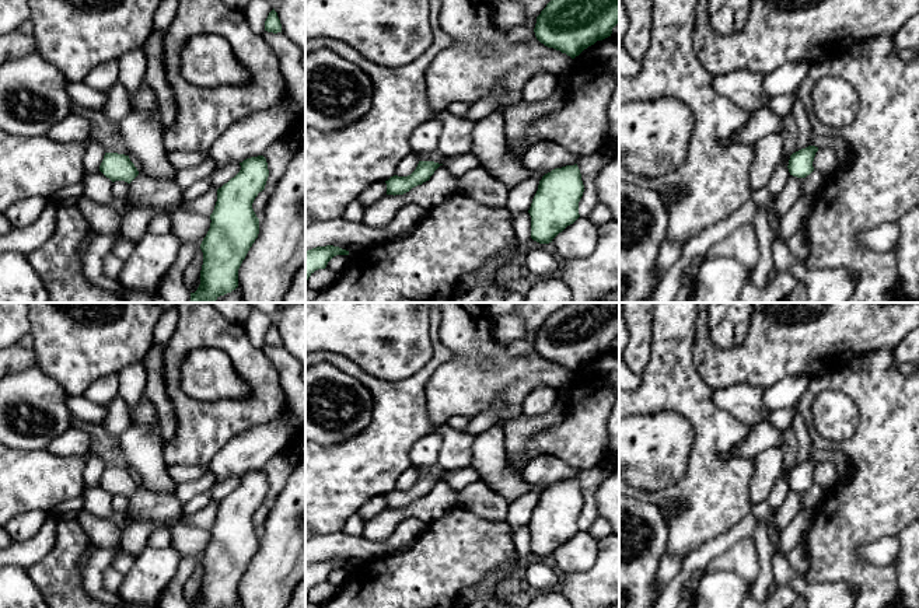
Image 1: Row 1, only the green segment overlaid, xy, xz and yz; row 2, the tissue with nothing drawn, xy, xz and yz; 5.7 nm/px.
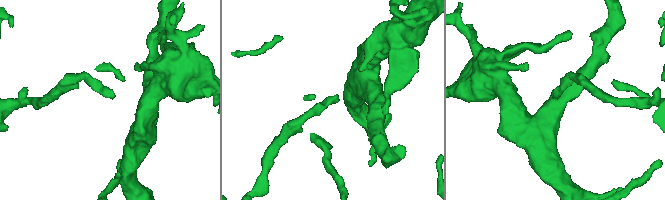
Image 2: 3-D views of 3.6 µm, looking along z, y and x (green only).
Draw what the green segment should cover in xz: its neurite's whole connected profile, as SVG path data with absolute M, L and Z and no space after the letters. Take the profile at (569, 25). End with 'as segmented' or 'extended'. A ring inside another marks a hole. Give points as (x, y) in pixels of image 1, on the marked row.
M551 0L537 17L537 39L572 59L612 34L619 0Z; as segmented

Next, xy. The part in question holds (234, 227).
M258 156L244 160L240 165L240 172L217 189L217 202L210 214L210 228L200 244L203 252L200 284L195 293L191 293L191 303L216 303L220 296L235 290L238 287L238 269L258 238L259 219L252 203L265 189L269 177L268 163L263 156Z; as segmented

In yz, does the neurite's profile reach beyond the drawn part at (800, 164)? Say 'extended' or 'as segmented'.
as segmented

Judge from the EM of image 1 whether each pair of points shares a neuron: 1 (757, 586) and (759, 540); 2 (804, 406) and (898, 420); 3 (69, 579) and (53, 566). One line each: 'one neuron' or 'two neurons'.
1: one neuron
2: one neuron
3: one neuron

